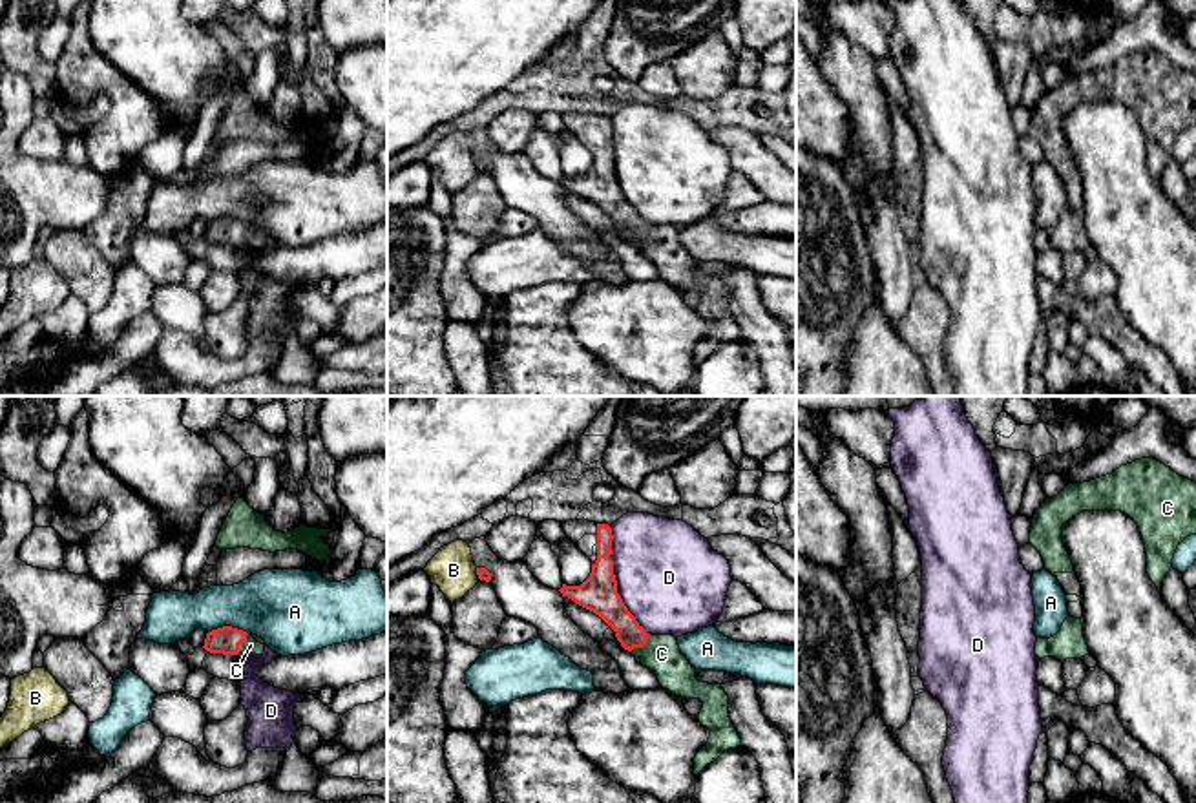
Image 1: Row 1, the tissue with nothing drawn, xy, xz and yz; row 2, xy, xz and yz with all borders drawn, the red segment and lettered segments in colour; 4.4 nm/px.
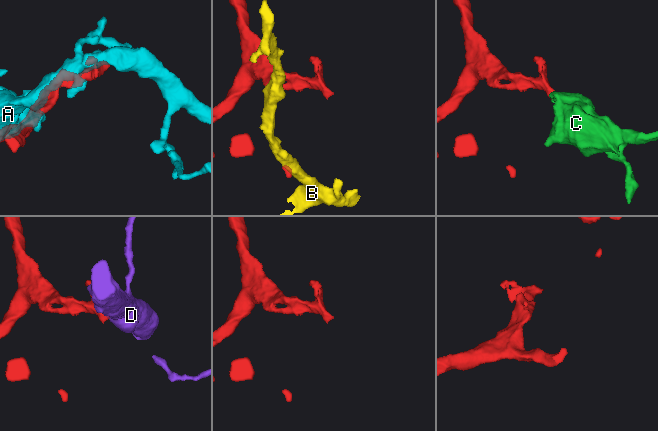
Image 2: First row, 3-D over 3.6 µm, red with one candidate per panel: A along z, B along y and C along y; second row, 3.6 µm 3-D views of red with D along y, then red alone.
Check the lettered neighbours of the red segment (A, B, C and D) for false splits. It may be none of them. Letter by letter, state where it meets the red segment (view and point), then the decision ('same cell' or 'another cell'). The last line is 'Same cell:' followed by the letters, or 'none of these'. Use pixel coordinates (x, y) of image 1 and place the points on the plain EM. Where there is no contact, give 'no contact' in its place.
A: meets red in xy at (229, 218); another cell
B: meets red in xz at (477, 165); another cell
C: meets red in xz at (641, 238); same cell
D: meets red in xz at (619, 188); another cell
Same cell: C

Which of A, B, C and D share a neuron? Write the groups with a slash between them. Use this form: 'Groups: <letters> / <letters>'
Groups: A / B / C / D

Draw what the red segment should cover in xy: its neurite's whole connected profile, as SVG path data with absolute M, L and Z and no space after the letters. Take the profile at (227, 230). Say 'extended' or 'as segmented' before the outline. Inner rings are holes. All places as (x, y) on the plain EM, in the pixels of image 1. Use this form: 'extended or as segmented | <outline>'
extended | M223 217L206 224L205 237L210 245L237 246L237 245L256 245L265 243L265 235L257 234L252 226L243 221Z

